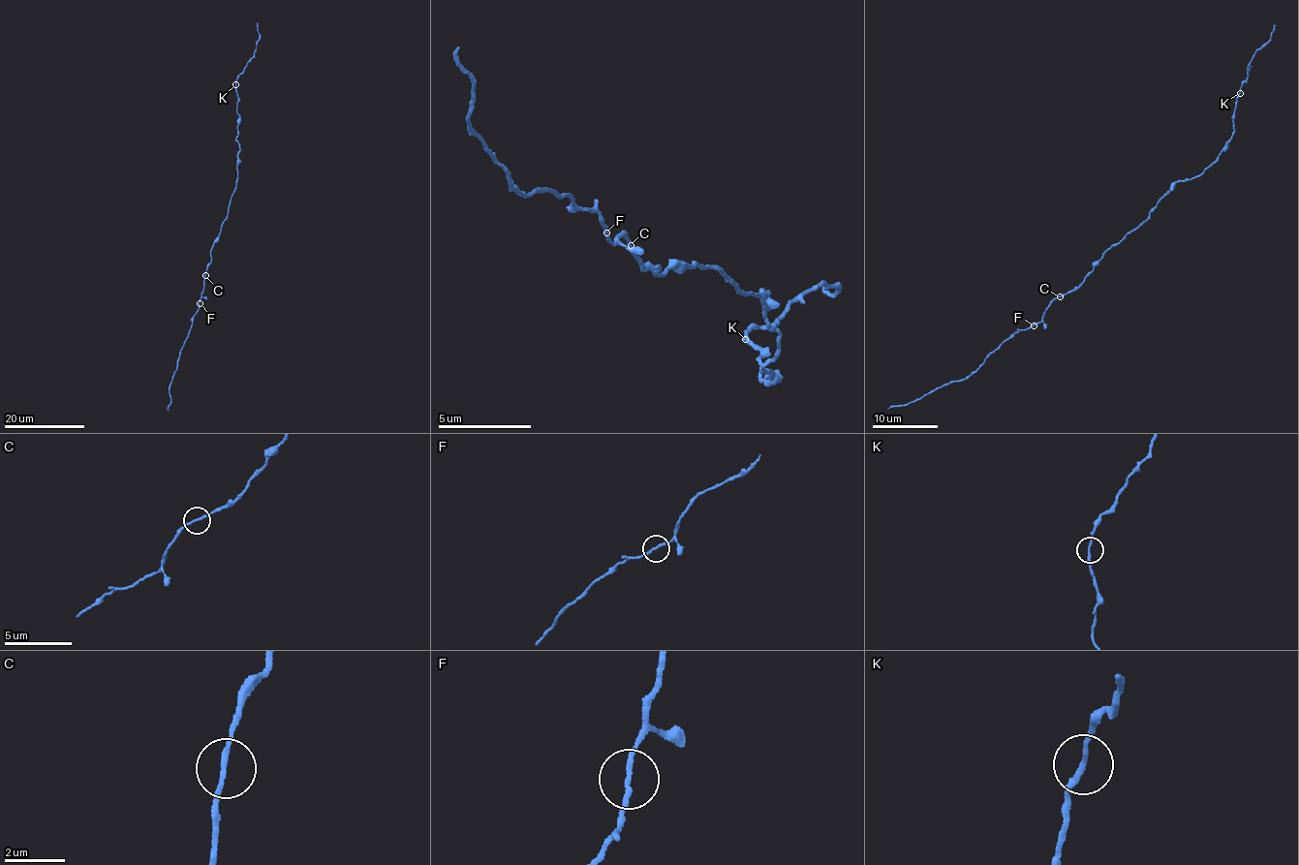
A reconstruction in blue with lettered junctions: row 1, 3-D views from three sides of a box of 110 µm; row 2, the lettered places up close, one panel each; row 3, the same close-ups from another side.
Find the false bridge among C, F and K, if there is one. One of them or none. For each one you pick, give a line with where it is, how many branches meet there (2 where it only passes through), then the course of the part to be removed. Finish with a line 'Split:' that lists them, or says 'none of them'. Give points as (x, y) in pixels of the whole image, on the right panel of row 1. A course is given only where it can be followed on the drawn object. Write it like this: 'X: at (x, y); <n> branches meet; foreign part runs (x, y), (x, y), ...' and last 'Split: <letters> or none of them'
Split: none of them

